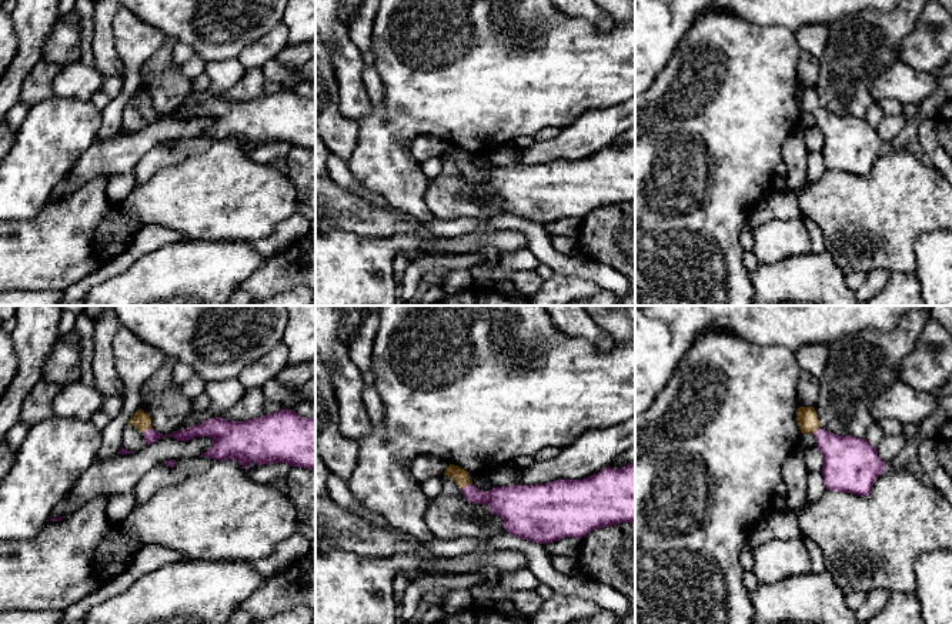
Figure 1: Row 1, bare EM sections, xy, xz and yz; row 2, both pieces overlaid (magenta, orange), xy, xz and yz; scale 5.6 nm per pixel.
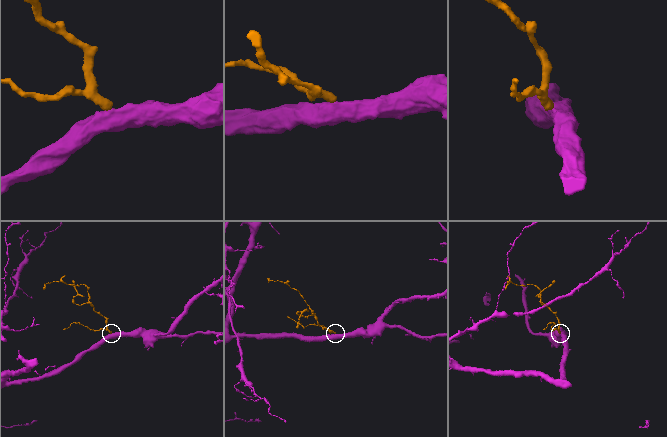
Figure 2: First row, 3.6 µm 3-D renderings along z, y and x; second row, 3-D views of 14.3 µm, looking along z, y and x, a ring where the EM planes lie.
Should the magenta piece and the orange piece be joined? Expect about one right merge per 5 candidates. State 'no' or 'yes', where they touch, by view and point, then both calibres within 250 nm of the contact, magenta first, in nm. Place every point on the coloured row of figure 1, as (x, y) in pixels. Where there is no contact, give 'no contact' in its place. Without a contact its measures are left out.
yes; meets magenta in xz at (467, 486); 180 nm thick on the magenta side, 90 nm on the other

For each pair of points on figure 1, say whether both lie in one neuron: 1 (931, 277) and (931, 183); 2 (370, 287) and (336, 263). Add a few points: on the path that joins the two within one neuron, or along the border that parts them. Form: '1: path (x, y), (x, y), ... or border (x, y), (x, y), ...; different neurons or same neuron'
1: border (937, 230), (924, 233), (915, 242), (915, 263); different neurons
2: path (361, 287), (344, 272); same neuron

